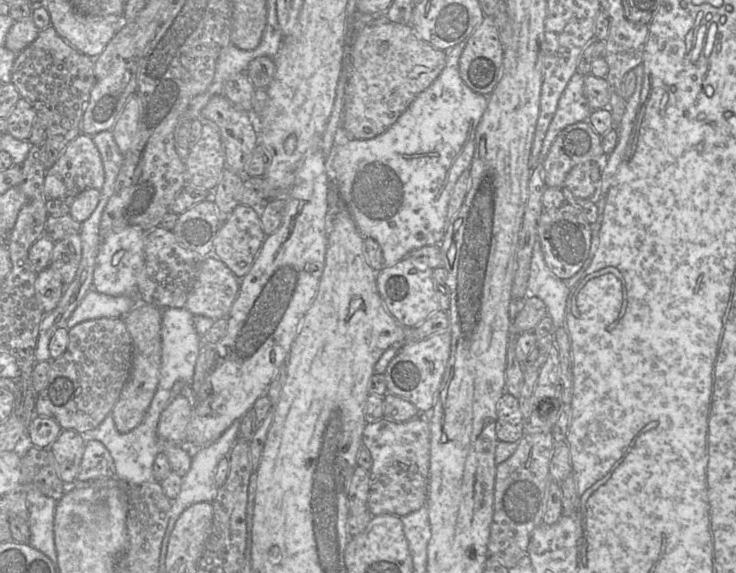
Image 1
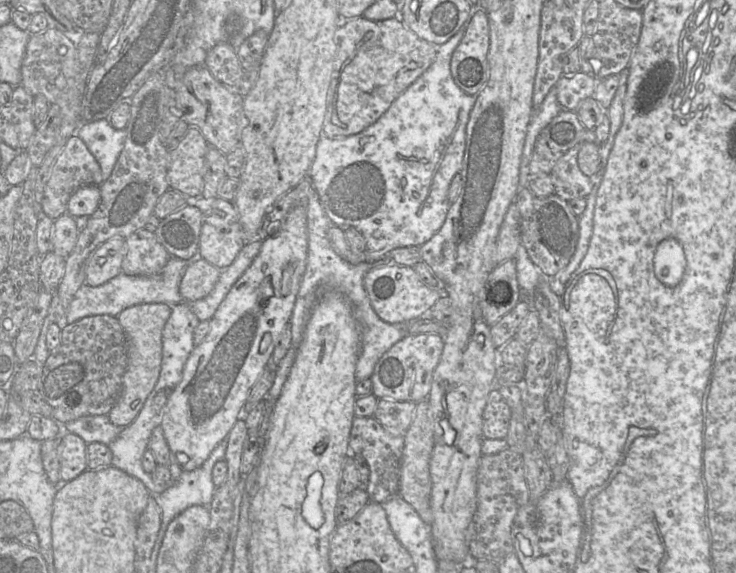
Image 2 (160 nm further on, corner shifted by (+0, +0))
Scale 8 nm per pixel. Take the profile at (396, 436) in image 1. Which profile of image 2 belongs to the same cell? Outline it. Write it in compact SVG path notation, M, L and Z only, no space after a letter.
M357 416L352 424L349 449L352 455L361 455L369 464L370 479L365 487L370 501L382 504L389 498L399 495L404 434L391 433L374 416Z

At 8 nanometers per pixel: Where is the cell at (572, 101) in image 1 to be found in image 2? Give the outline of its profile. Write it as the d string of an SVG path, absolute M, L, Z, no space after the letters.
M552 88L546 95L538 109L533 108L533 114L529 122L525 137L524 148L521 158L529 157L531 160L535 140L541 130L562 110L559 105L556 92Z

